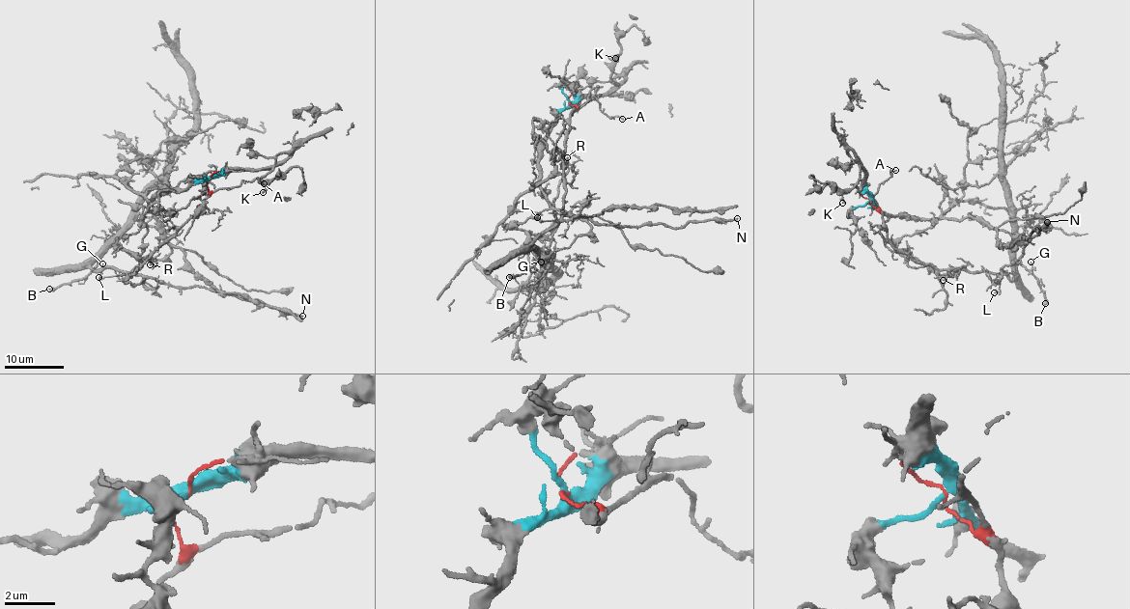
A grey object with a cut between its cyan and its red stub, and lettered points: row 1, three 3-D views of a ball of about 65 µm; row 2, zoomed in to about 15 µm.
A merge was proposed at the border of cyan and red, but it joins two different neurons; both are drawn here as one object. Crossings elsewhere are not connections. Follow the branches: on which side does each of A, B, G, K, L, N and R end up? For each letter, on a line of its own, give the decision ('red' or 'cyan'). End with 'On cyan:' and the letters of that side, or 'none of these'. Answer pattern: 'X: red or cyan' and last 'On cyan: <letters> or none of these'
A: red
B: red
G: red
K: cyan
L: red
N: red
R: red
On cyan: K

